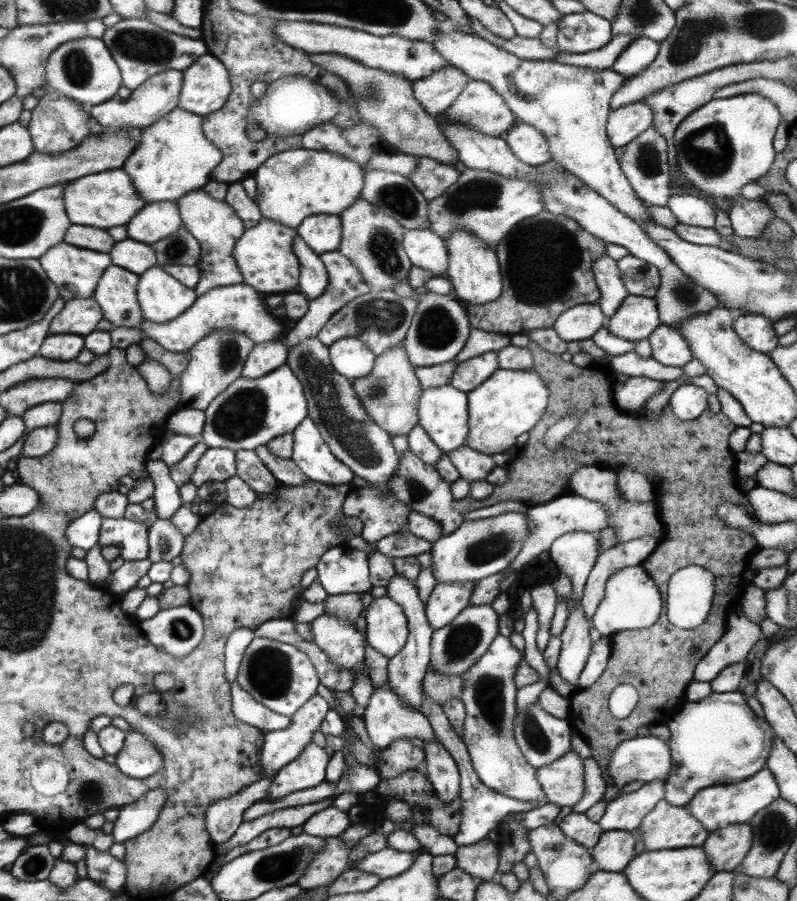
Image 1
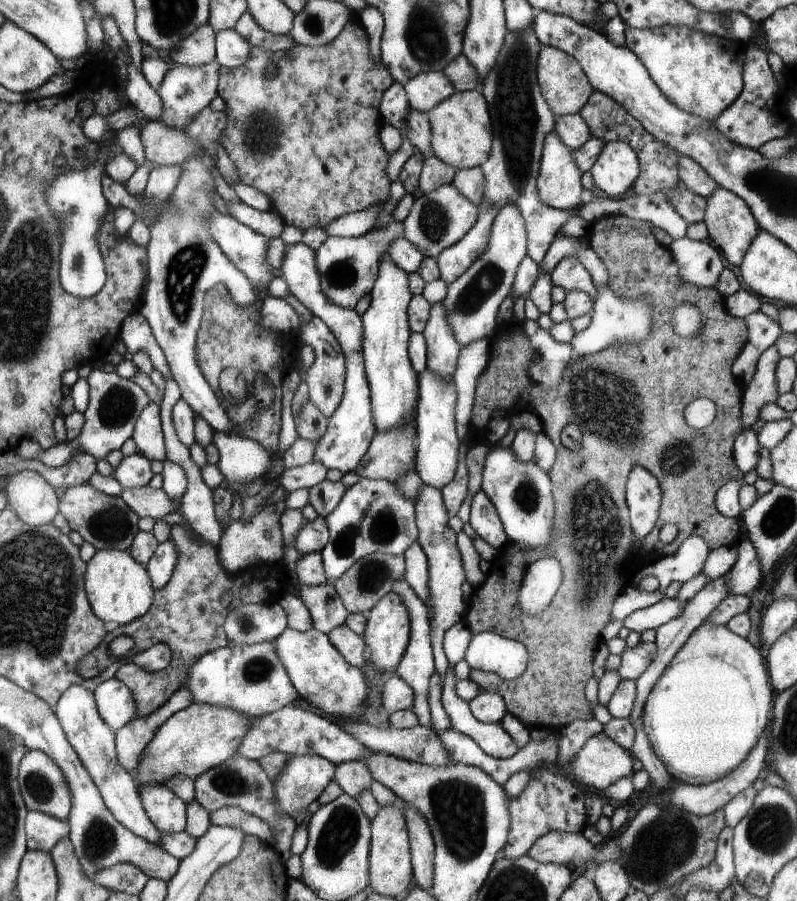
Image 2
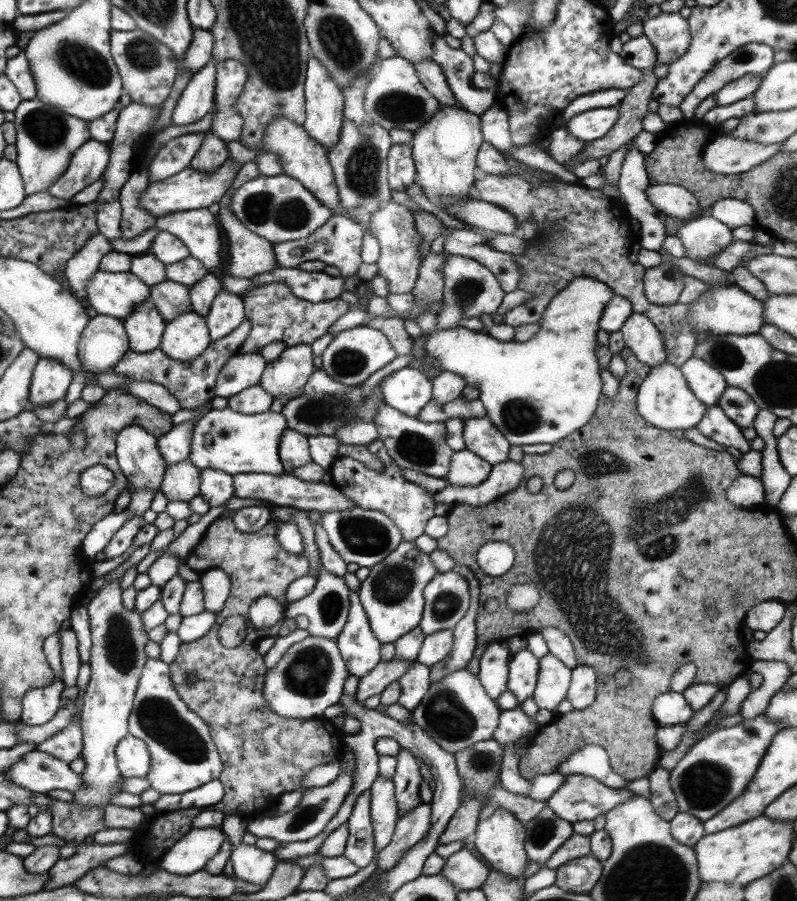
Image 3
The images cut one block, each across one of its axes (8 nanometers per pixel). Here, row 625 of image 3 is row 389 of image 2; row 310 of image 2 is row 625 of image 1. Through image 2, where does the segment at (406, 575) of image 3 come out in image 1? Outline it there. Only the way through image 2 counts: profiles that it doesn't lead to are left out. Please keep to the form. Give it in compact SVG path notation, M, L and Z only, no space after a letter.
M373 598L365 610L365 642L385 658L397 656L409 638L403 608L391 598Z

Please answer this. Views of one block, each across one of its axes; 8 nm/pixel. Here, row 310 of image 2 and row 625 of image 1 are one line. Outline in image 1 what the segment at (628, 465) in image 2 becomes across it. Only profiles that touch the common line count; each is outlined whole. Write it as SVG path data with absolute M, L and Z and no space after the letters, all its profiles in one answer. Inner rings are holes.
M535 342L527 344L527 352L533 358L533 372L541 378L541 382L547 386L549 392L549 402L545 408L545 414L541 416L541 420L533 426L533 430L529 432L529 442L523 444L519 448L519 454L513 458L513 462L509 464L507 470L507 480L501 486L495 486L495 490L491 492L491 496L483 502L473 500L473 498L463 498L463 500L453 500L453 508L459 514L465 514L467 510L479 510L479 508L487 508L493 504L501 504L501 502L523 502L527 506L537 506L537 504L547 504L559 496L571 494L571 486L569 486L569 478L579 472L581 468L607 468L607 470L617 470L617 468L627 468L631 472L637 472L645 478L653 478L655 484L655 504L657 504L657 514L659 520L665 528L665 536L661 538L659 546L649 554L647 560L643 560L639 564L639 570L645 574L645 578L655 582L657 588L657 600L661 602L657 612L659 618L653 626L643 628L643 630L623 630L617 632L611 638L611 658L609 664L605 668L605 672L601 674L601 678L597 682L593 682L593 686L585 688L585 690L577 690L571 698L569 698L569 716L567 722L573 728L575 734L579 734L587 746L591 748L591 758L601 766L601 778L607 784L605 796L603 800L613 800L619 796L619 788L613 784L611 776L609 776L609 762L611 762L611 754L615 752L615 748L635 736L635 730L639 726L653 726L653 724L661 724L667 722L667 718L681 706L683 698L685 698L685 690L689 684L693 684L693 674L695 668L699 664L699 660L703 660L707 656L707 652L725 636L725 624L727 624L727 614L729 610L739 604L739 596L743 592L743 574L749 568L749 558L753 556L753 552L759 550L757 540L753 538L753 534L743 532L743 530L735 530L729 528L723 520L717 518L715 510L719 504L737 504L743 508L743 512L753 520L753 522L761 522L755 512L751 502L747 500L745 492L739 488L739 480L735 474L735 456L733 450L729 450L727 446L727 438L729 434L737 428L725 414L713 414L709 408L695 420L691 422L683 422L679 420L673 410L669 406L665 406L659 414L657 420L649 420L649 418L639 418L633 414L625 414L621 412L609 392L611 392L611 378L609 372L605 368L593 366L593 368L577 368L569 362L563 362L561 356L557 354L549 354L547 350L539 348ZM561 418L577 418L579 424L575 428L575 432L565 438L565 442L559 444L559 448L549 450L545 448L545 430L549 430L549 426L553 426L555 422L559 422ZM687 566L701 566L705 570L711 570L715 576L715 596L713 596L713 612L711 612L711 620L693 628L693 630L683 630L673 626L667 620L667 610L665 610L665 600L667 600L667 586L669 580L675 572L687 568ZM621 684L631 684L637 692L639 692L639 704L637 708L631 712L631 716L627 716L625 720L615 720L609 712L609 694L621 686Z

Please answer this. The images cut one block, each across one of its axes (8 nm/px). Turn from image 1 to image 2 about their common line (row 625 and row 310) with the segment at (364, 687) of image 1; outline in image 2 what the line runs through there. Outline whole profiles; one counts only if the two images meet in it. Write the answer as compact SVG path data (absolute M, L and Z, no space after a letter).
M287 244L283 262L279 266L281 278L287 282L289 294L295 296L309 312L311 316L321 318L327 328L333 332L337 338L343 356L345 356L345 390L341 396L339 406L327 420L327 430L319 438L319 442L313 448L313 462L321 464L323 468L329 470L341 470L343 474L349 474L355 470L355 466L361 462L363 454L367 454L367 448L375 436L373 420L371 420L371 398L369 398L369 382L365 374L365 358L363 358L363 320L361 316L353 310L345 310L343 306L335 306L325 294L321 292L319 286L319 274L315 268L315 250L311 250L305 244Z

